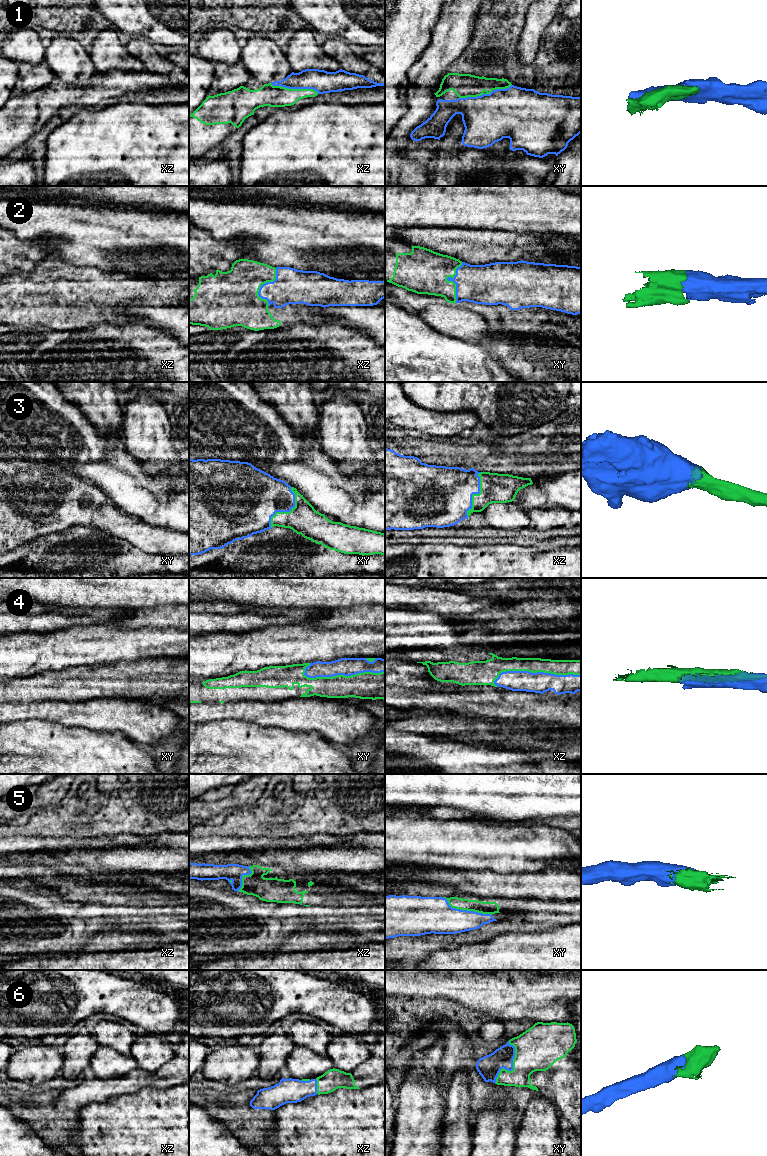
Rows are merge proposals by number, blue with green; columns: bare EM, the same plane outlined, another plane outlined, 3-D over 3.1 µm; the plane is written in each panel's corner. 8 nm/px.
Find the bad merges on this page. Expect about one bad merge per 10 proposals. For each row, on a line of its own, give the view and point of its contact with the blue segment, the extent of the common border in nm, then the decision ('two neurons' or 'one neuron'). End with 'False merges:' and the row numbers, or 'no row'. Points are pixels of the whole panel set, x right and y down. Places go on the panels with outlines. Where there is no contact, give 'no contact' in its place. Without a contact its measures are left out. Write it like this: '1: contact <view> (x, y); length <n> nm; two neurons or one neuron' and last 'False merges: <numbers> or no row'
1: contact xz (294, 88); length 400 nm; one neuron
2: contact xy (450, 280); length 340 nm; one neuron
3: contact xy (287, 511); length 360 nm; one neuron
4: contact xz (535, 673); length 700 nm; one neuron
5: contact xy (466, 910); length 420 nm; one neuron
6: contact xy (512, 1067); length 360 nm; one neuron
False merges: no row

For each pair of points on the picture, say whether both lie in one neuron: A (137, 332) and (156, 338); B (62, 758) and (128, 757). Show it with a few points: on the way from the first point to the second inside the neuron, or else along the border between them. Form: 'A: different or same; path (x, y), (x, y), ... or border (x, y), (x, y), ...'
A: same; path (142, 337), (151, 338)
B: same; path (78, 758), (112, 758)

